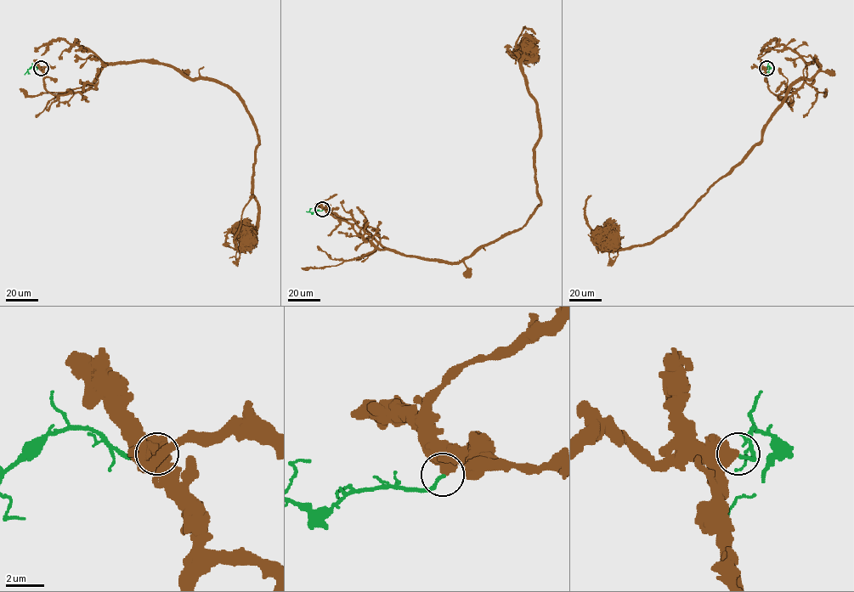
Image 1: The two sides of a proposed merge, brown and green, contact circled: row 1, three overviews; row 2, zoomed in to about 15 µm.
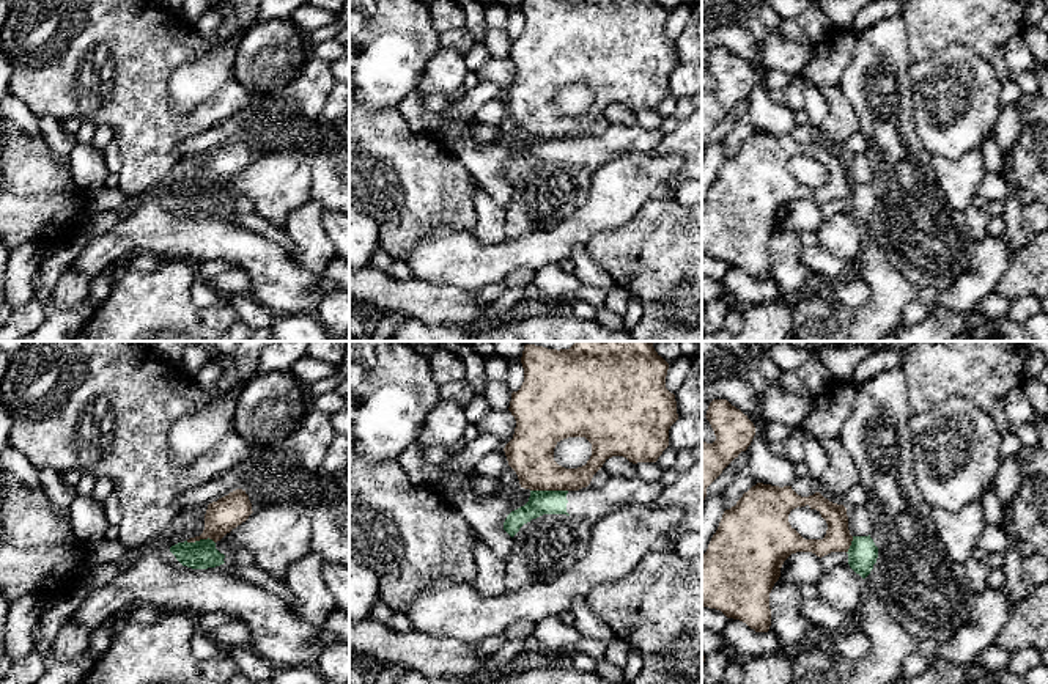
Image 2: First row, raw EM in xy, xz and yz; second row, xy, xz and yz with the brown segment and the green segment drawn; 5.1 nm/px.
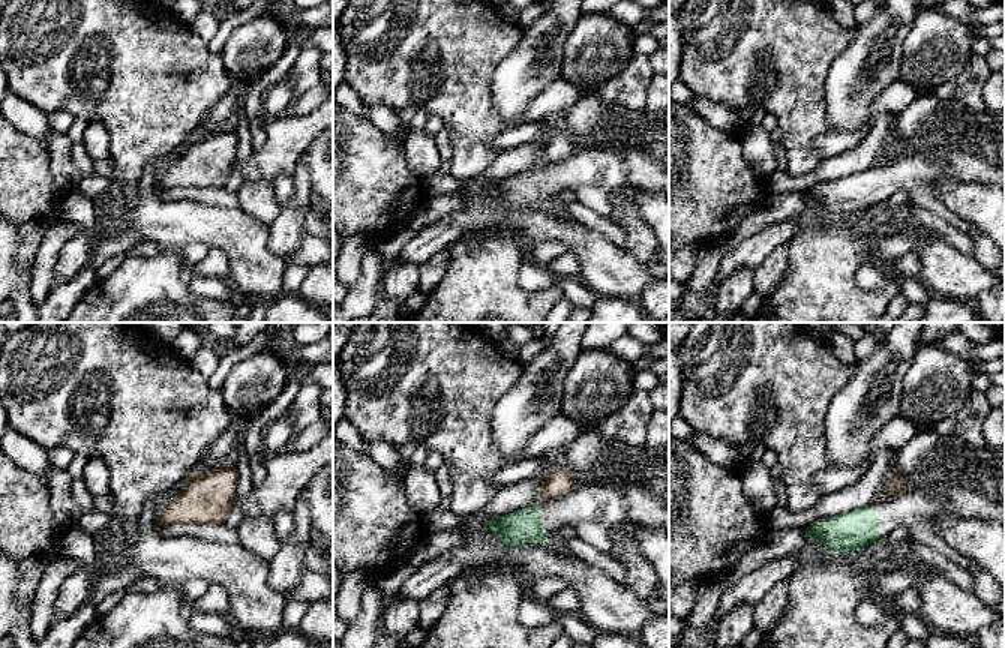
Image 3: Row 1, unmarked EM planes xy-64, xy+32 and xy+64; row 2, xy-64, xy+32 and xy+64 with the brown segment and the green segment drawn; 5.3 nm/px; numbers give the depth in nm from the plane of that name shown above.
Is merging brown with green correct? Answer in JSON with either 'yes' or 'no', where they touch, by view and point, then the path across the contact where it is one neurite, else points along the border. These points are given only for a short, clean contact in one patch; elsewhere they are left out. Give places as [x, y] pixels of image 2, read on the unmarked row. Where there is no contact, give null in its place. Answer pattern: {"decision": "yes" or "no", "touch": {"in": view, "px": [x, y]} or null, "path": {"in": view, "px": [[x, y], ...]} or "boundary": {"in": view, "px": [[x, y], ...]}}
{"decision": "no", "touch": {"in": "xz", "px": [549, 137]}, "boundary": {"in": "xz", "px": [[531, 137], [567, 139]]}}

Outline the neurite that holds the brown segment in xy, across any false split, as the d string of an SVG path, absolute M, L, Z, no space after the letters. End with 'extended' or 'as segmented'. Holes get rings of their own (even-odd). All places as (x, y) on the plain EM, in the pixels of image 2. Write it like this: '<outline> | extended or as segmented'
M236 137L217 149L208 153L203 181L187 187L187 190L208 186L217 190L233 176L245 170L252 160L253 159L249 143L245 138Z | as segmented

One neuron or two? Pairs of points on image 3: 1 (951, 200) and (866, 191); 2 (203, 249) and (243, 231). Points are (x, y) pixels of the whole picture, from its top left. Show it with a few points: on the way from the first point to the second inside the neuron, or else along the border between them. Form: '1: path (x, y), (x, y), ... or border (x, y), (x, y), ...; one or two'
1: border (939, 180), (935, 186), (936, 197), (966, 221); two
2: border (210, 246), (201, 242), (188, 242), (179, 251); two

